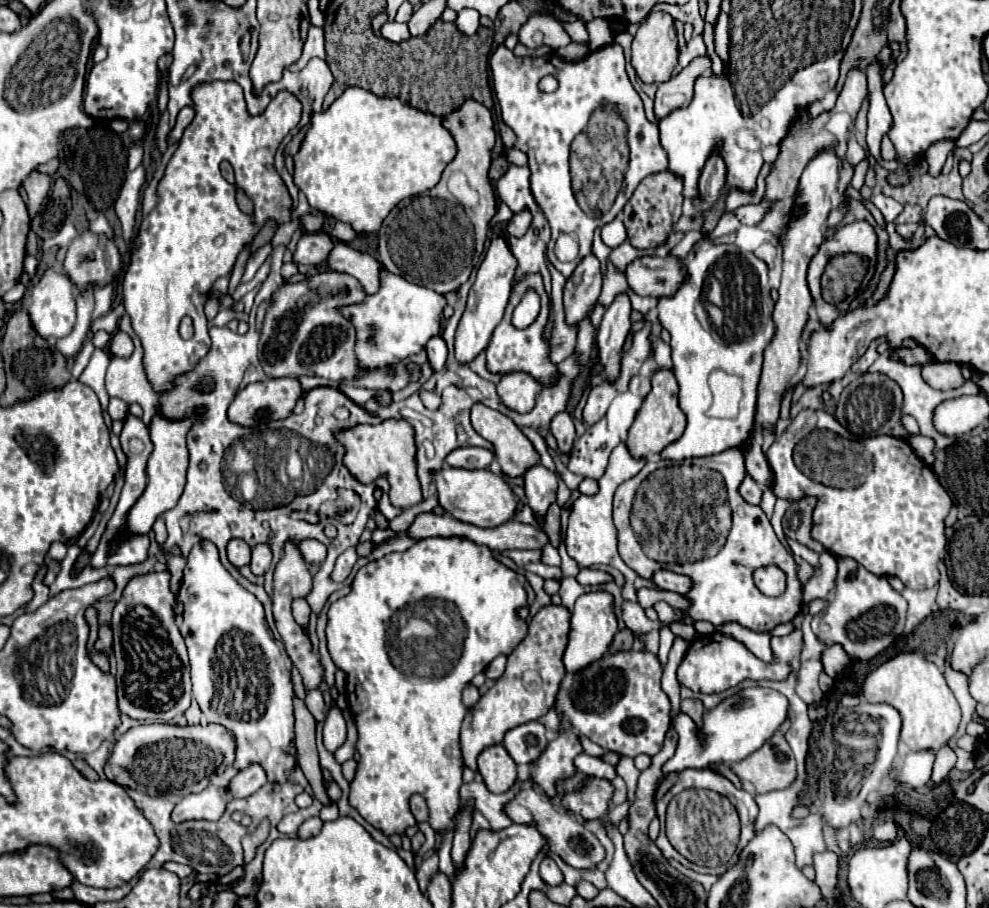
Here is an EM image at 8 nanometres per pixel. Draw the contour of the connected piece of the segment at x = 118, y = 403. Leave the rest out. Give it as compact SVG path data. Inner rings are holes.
M110 397L108 413L110 413L112 419L120 419L120 421L124 421L124 417L126 417L126 413L128 413L126 409L128 409L128 405L126 405L122 399L118 399L118 397Z

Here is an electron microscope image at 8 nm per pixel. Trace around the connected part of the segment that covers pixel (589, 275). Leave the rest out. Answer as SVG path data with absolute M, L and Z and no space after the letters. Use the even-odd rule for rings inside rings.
M588 255L578 263L572 277L568 277L564 285L566 323L580 325L598 303L600 291L602 291L600 263L594 255Z

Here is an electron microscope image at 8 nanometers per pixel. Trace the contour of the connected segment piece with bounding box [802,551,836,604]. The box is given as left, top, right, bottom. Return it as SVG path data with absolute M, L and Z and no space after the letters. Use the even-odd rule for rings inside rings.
M824 551L820 555L820 567L816 569L816 575L803 584L802 599L804 604L810 604L813 600L826 599L836 583L836 557Z

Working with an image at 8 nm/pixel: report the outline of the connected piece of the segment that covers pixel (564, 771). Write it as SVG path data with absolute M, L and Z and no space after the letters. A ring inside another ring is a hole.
M560 729L558 737L548 743L544 753L530 765L530 779L542 789L542 793L552 799L556 783L566 781L576 773L574 757L584 753L580 737L574 729Z

